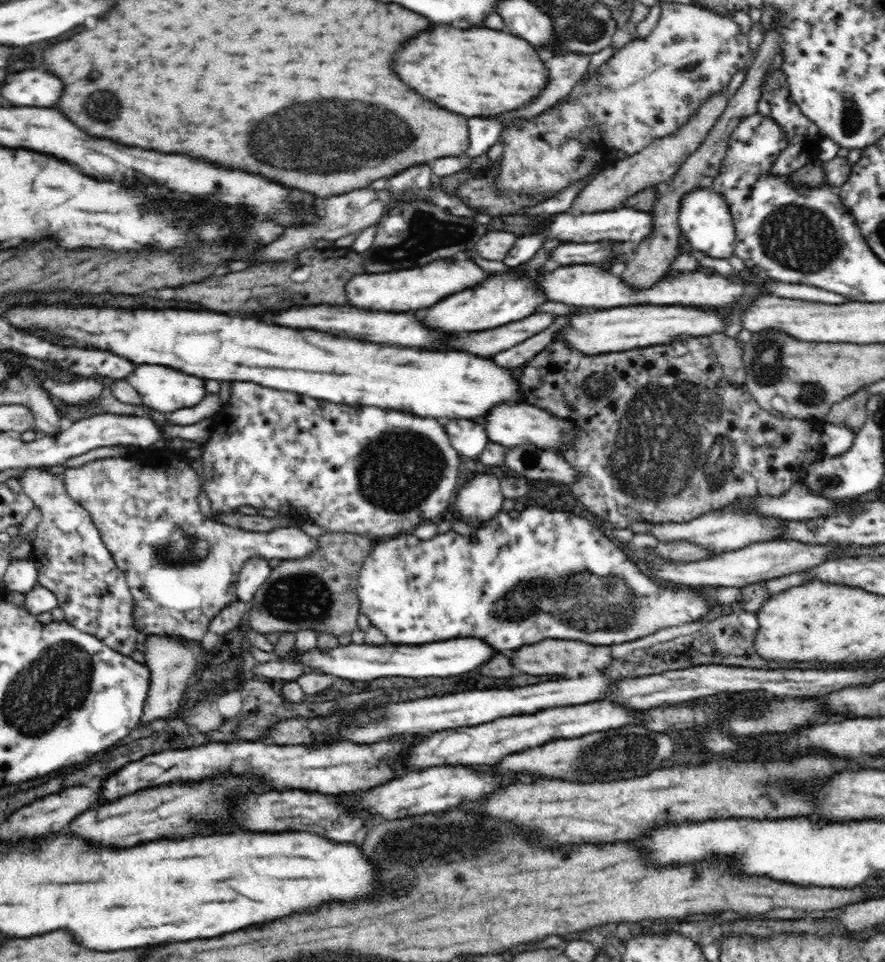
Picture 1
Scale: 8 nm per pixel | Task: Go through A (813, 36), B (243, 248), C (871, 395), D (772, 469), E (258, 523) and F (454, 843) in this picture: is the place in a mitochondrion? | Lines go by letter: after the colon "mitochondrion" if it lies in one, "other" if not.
A: other
B: mitochondrion
C: other
D: other
E: other
F: mitochondrion

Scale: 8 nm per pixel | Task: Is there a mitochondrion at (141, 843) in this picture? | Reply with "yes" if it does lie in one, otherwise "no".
no

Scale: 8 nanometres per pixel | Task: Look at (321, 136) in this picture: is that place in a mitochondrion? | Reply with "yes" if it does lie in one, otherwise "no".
yes

